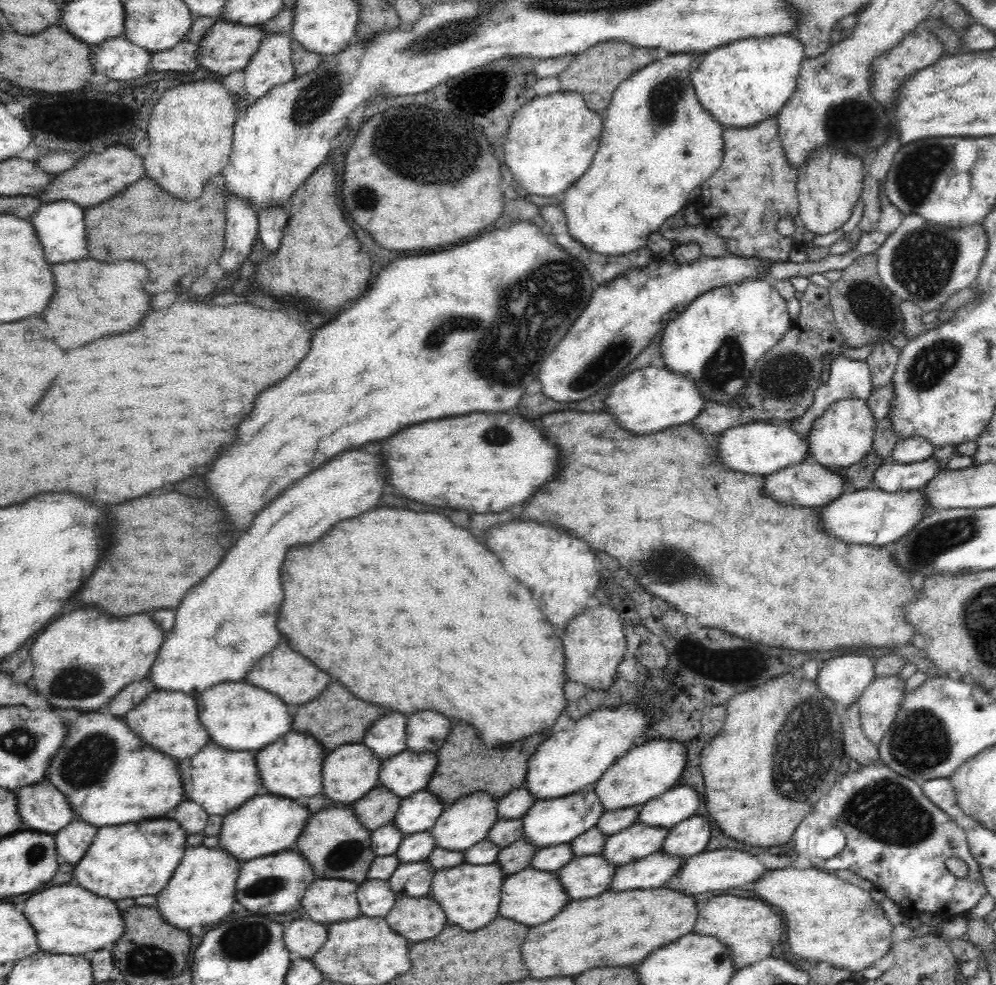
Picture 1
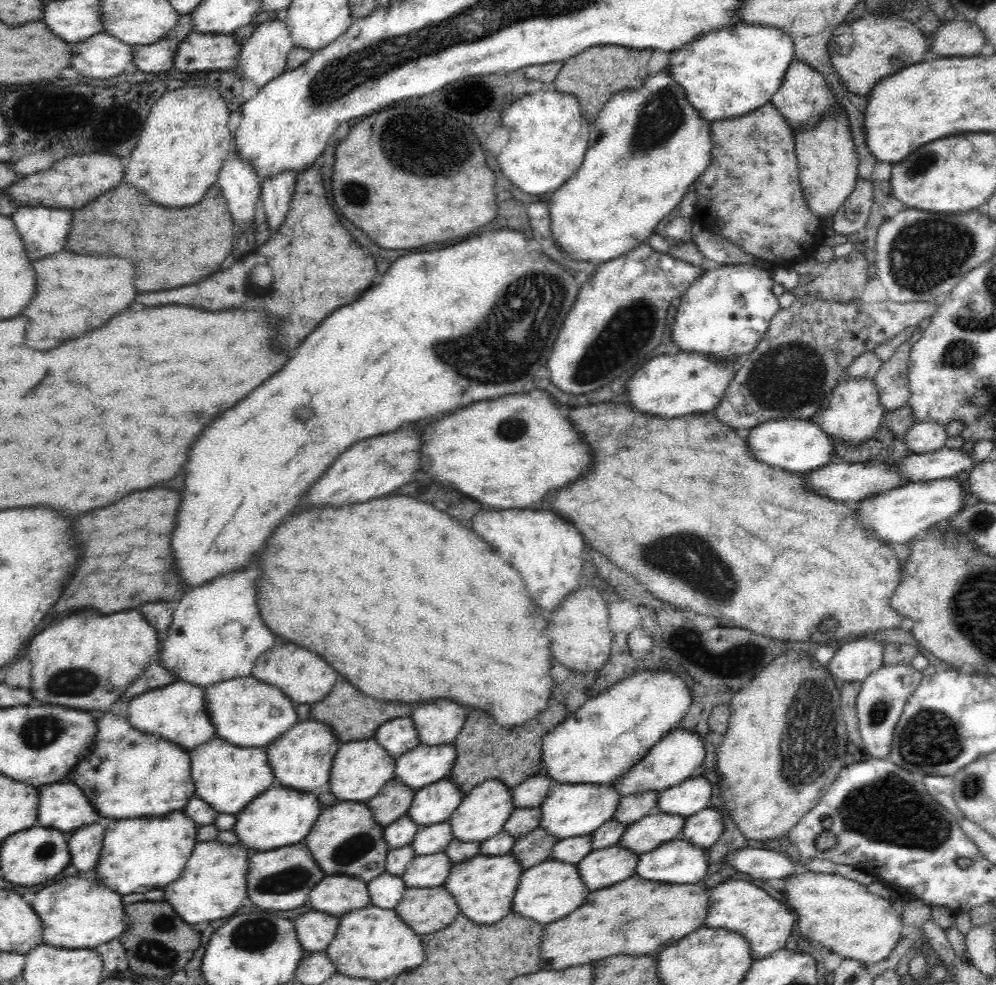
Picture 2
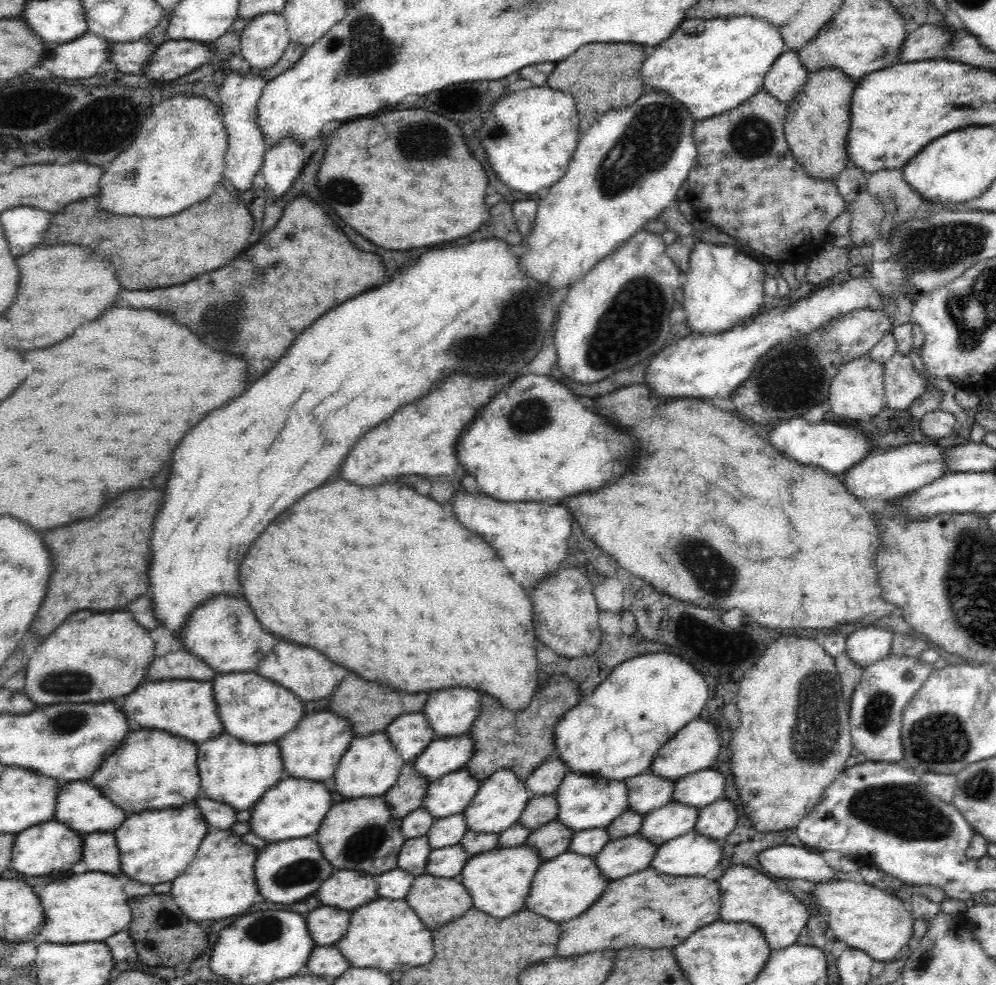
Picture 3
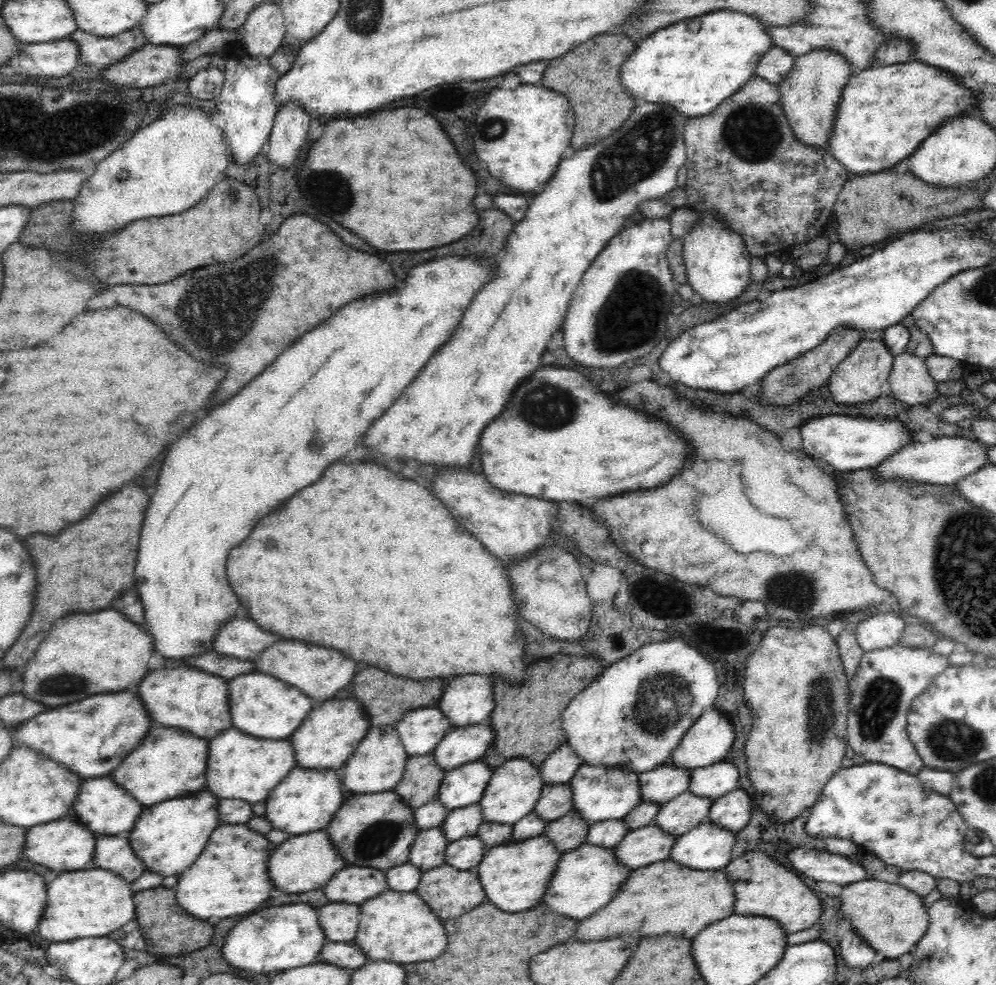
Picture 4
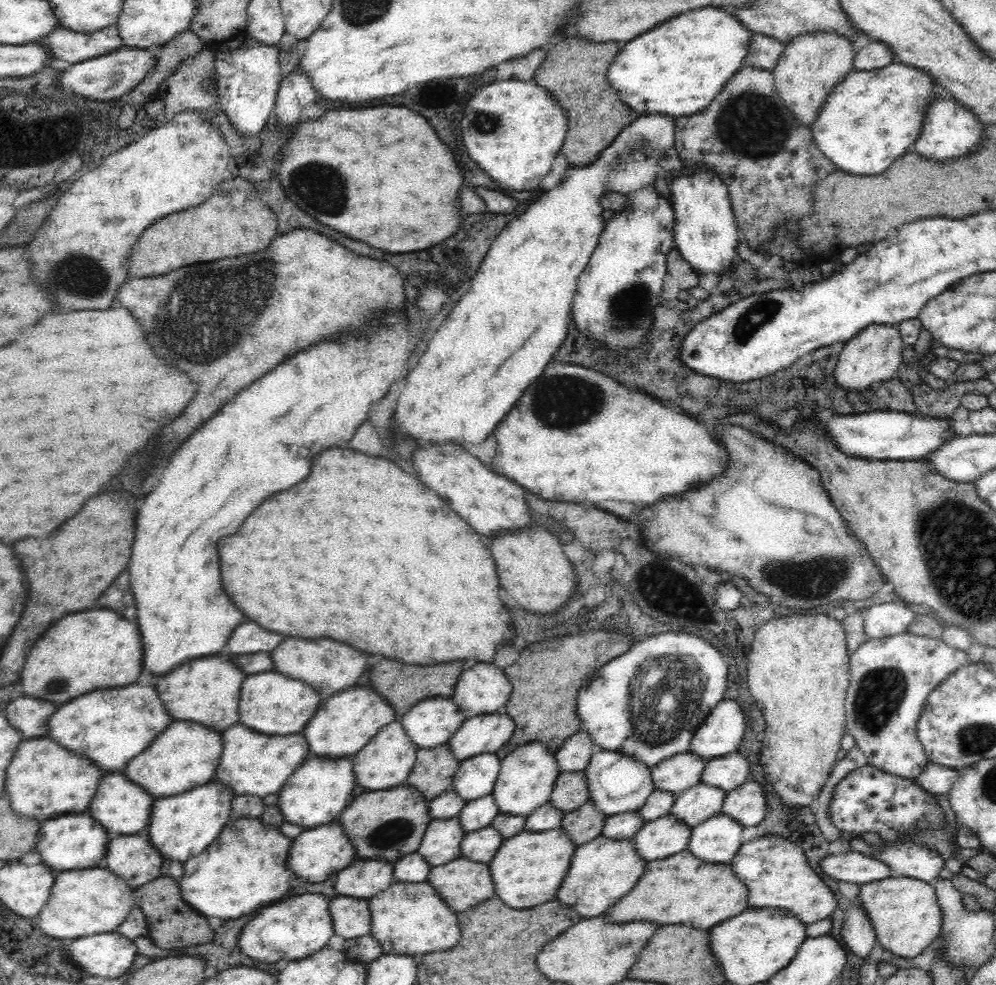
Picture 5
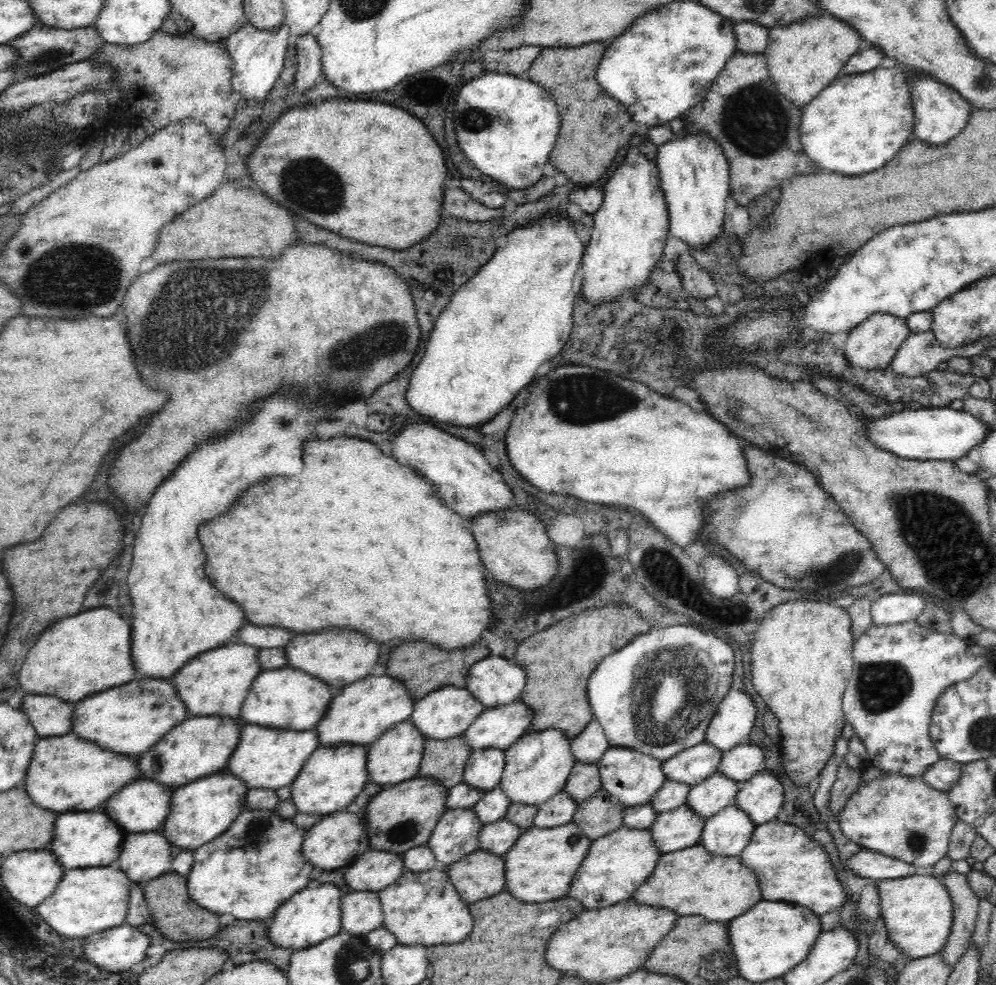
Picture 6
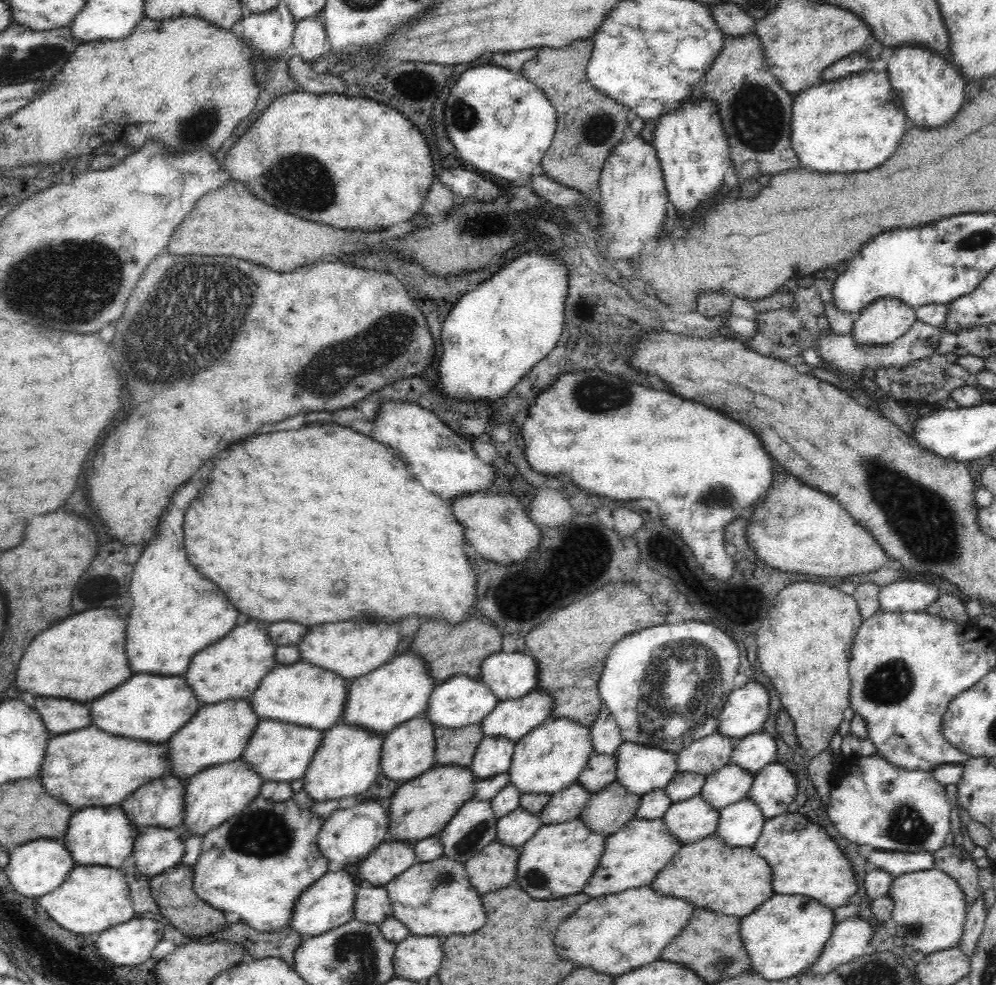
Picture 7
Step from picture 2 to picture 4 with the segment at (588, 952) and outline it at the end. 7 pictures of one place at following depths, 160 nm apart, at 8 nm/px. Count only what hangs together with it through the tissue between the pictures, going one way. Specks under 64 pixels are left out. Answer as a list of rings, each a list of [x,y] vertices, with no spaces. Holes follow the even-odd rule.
[[[669,858],[634,870],[614,898],[584,920],[578,921],[574,937],[580,943],[603,941],[626,934],[638,936],[684,936],[690,940],[706,926],[732,914],[734,889],[724,871],[696,872]]]

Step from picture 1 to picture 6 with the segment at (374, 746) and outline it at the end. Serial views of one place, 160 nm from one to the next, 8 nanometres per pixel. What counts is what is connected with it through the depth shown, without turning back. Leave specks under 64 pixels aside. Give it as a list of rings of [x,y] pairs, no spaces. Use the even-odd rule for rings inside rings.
[[[447,685],[418,699],[412,706],[408,720],[423,734],[425,740],[450,740],[452,737],[461,736],[484,709],[480,700],[472,696],[465,687]]]

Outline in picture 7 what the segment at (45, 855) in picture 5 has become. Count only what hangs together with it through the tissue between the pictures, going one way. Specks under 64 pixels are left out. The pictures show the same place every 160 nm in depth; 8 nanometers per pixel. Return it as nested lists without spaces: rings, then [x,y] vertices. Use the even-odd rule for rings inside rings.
[[[118,805],[75,810],[68,818],[68,828],[62,841],[68,853],[72,855],[74,866],[92,865],[118,869],[120,864],[132,855],[132,844],[138,836],[138,830],[132,820]]]

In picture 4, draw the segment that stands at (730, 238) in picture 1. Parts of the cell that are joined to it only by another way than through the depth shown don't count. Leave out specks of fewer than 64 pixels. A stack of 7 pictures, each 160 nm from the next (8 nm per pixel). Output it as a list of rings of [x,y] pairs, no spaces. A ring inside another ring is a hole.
[[[754,75],[738,92],[735,92],[730,98],[724,100],[711,113],[706,116],[699,116],[694,119],[688,118],[684,127],[684,140],[687,148],[687,161],[685,168],[687,169],[687,183],[684,187],[688,201],[686,206],[698,212],[700,215],[716,215],[718,221],[722,221],[726,227],[736,231],[742,241],[746,245],[747,251],[752,257],[764,258],[770,253],[778,253],[780,251],[789,250],[795,244],[802,244],[813,241],[822,230],[826,230],[828,222],[832,220],[832,210],[838,198],[838,192],[842,190],[844,183],[848,179],[849,172],[844,168],[841,162],[838,162],[830,153],[829,150],[822,151],[814,147],[804,145],[794,137],[790,125],[786,120],[786,115],[783,111],[781,103],[780,91],[776,85]]]

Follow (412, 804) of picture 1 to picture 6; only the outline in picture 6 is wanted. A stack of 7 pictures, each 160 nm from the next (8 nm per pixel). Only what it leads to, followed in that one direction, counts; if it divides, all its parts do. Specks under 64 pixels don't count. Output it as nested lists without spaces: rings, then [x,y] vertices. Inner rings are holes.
[[[486,748],[471,752],[463,771],[462,782],[480,791],[488,792],[499,786],[505,766],[504,751]]]

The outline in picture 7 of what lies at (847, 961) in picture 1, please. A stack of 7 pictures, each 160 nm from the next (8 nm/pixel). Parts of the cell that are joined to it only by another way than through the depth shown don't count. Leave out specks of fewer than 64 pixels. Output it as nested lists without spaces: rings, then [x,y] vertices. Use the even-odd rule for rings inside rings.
[[[931,869],[894,877],[887,896],[893,902],[891,918],[896,922],[896,936],[900,944],[925,955],[959,944],[967,916],[966,901],[960,886],[944,872]]]

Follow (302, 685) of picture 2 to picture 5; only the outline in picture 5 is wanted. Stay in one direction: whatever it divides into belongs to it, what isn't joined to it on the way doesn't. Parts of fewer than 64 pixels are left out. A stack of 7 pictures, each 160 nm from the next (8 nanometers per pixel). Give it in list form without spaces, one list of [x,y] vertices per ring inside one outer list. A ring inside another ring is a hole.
[[[286,638],[280,646],[268,653],[272,659],[272,668],[288,678],[306,682],[312,687],[320,700],[326,700],[343,690],[355,686],[356,680],[362,676],[366,664],[366,656],[342,642],[336,640],[300,640]]]

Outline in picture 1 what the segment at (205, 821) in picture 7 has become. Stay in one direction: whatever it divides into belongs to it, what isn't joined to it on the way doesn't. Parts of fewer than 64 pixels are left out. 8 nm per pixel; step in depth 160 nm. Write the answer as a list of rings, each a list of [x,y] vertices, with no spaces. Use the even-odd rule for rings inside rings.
[[[170,818],[98,827],[88,850],[74,864],[72,883],[114,902],[124,898],[155,896],[171,880],[187,849],[186,831]]]

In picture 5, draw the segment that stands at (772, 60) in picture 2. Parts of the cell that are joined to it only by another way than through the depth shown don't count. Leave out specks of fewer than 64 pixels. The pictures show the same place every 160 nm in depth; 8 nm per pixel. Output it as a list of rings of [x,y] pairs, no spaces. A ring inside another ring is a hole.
[[[706,7],[680,13],[670,22],[634,38],[616,56],[607,72],[607,81],[618,96],[638,114],[659,112],[666,116],[692,116],[702,112],[727,82],[744,67],[753,32],[748,30],[729,9]]]

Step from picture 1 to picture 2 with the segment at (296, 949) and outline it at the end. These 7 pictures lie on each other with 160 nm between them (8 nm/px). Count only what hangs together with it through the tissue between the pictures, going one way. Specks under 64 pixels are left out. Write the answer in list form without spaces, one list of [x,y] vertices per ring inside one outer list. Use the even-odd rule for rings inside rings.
[[[314,910],[302,914],[294,922],[296,939],[304,954],[324,952],[332,942],[339,919]]]

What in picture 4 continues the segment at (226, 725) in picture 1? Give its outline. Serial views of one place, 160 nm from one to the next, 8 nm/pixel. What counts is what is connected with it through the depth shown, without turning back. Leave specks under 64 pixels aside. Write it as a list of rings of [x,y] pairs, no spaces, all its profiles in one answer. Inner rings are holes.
[[[260,672],[236,676],[228,681],[230,718],[232,727],[260,740],[289,739],[316,703],[300,692],[300,689],[284,681]]]

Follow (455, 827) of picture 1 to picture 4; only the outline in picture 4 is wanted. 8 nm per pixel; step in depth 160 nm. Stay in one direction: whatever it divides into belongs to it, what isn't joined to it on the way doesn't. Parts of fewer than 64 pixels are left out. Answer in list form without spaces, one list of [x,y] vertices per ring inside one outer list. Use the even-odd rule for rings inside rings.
[[[520,758],[508,760],[494,770],[478,802],[482,821],[510,826],[518,822],[523,816],[531,814],[539,800],[540,790],[544,785],[542,783],[539,770],[529,760],[521,760]]]

